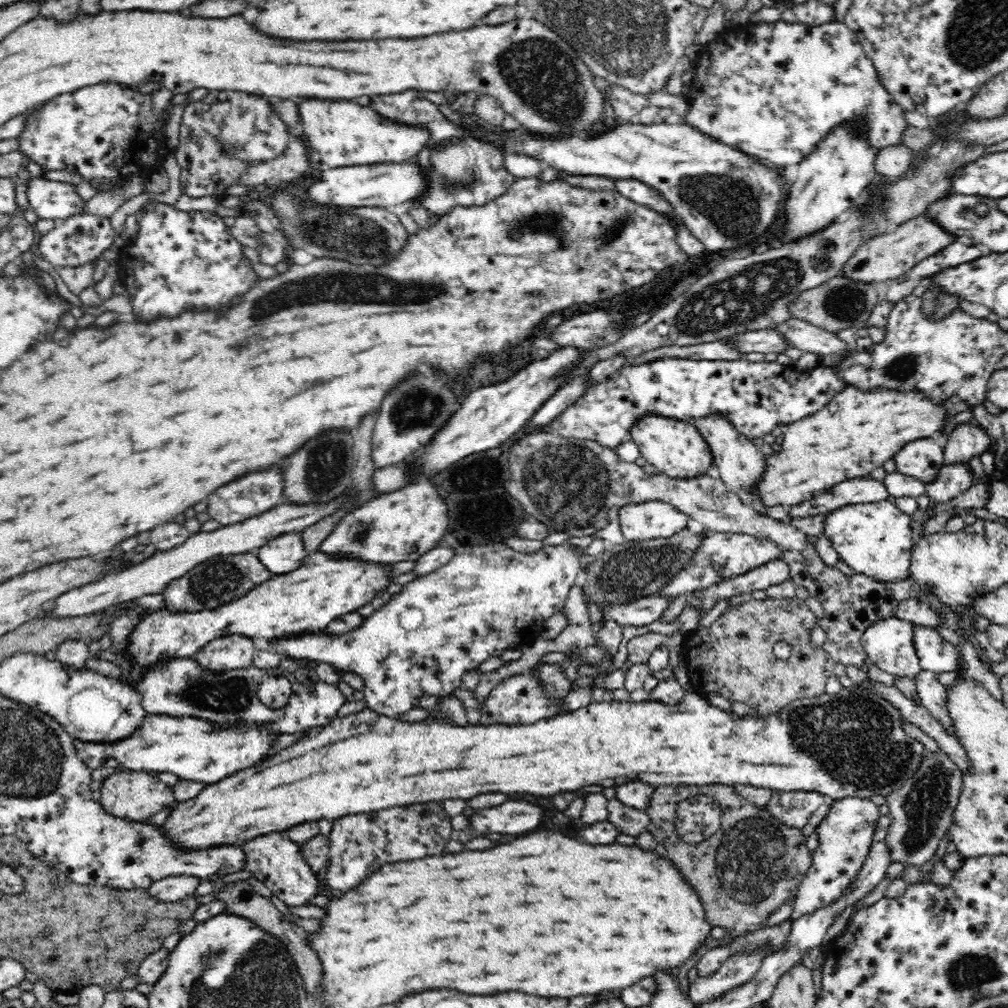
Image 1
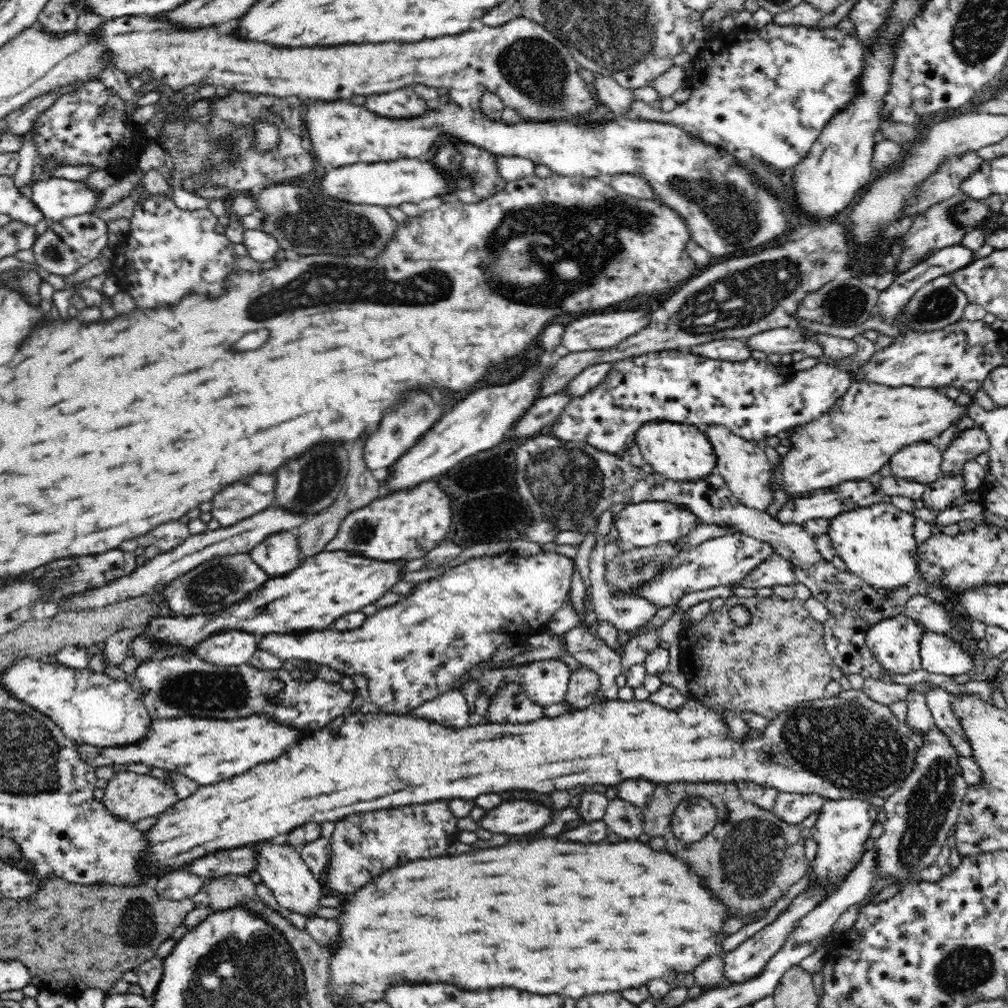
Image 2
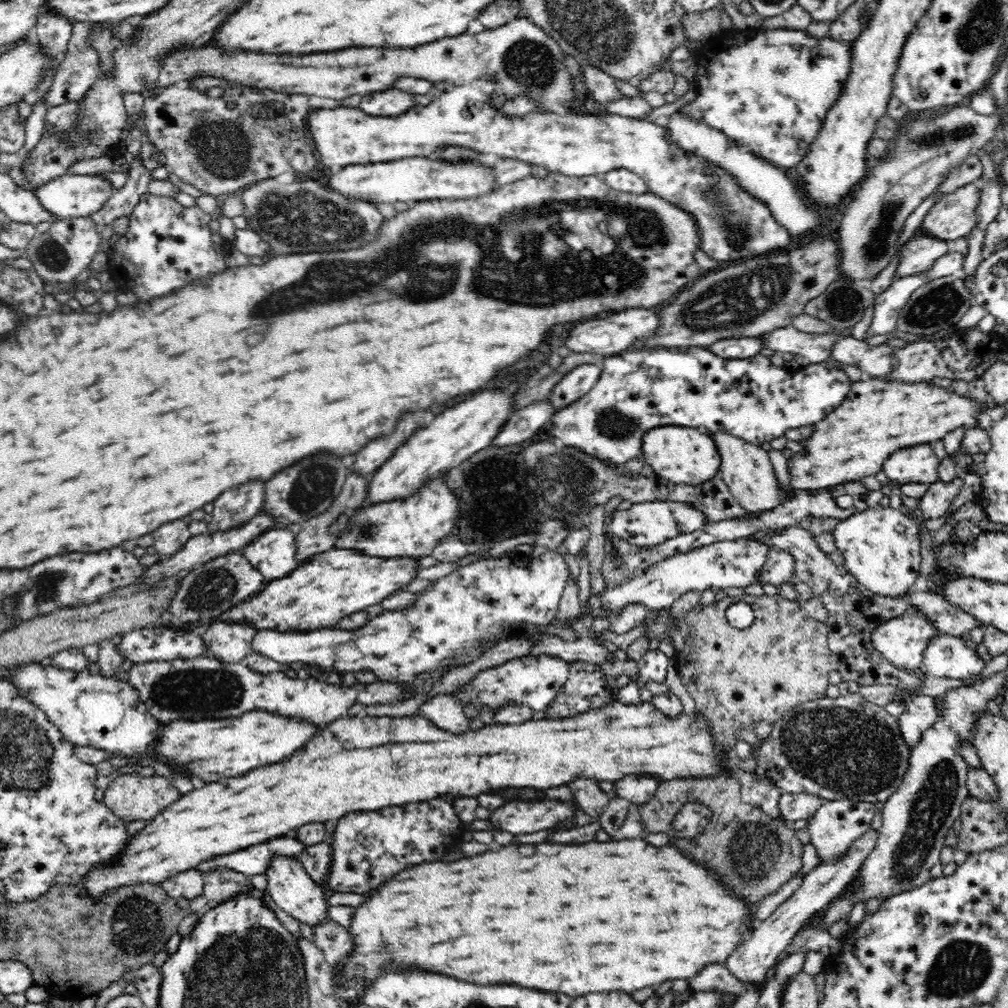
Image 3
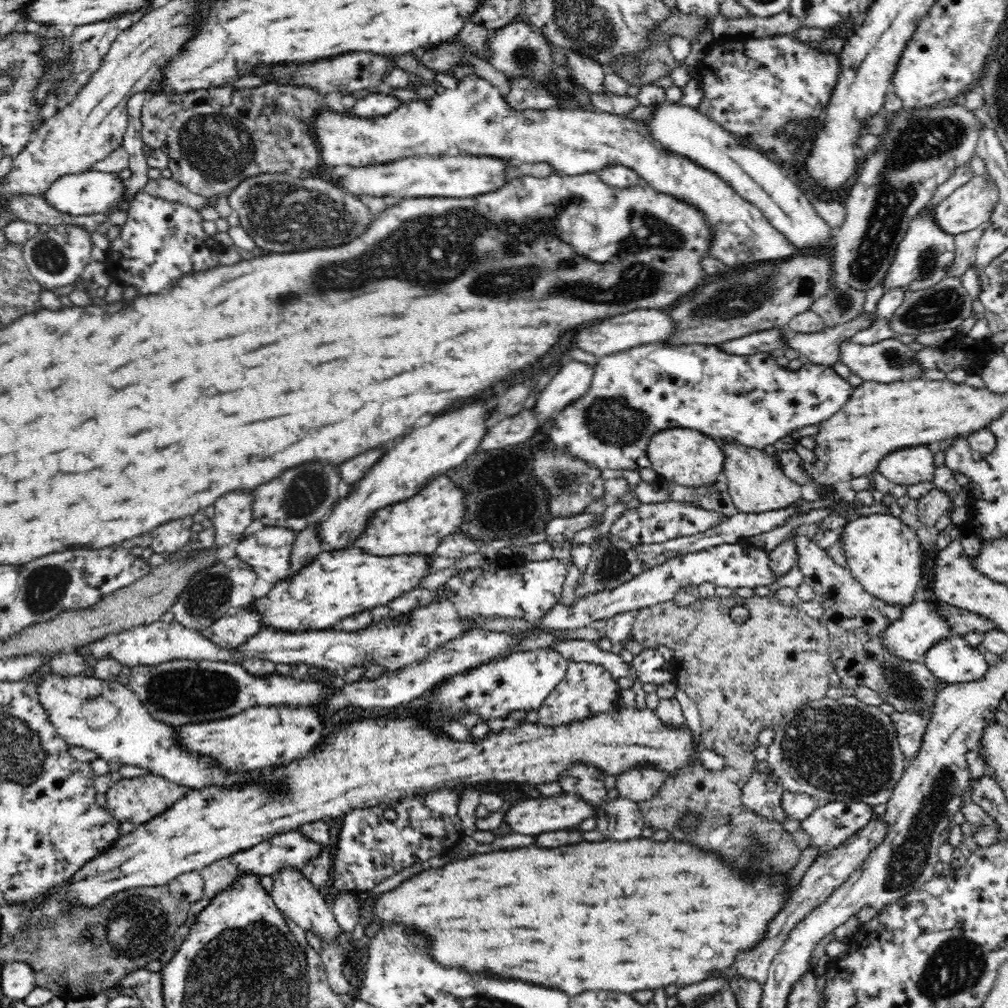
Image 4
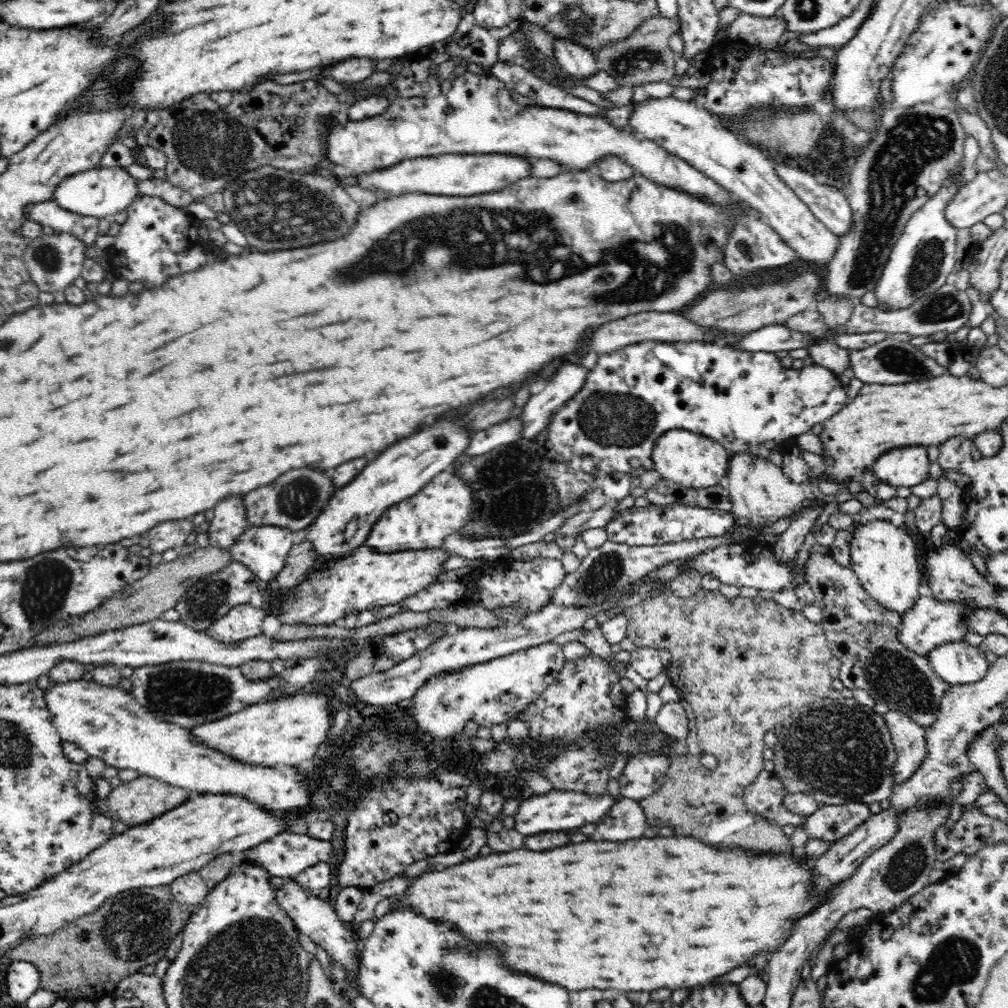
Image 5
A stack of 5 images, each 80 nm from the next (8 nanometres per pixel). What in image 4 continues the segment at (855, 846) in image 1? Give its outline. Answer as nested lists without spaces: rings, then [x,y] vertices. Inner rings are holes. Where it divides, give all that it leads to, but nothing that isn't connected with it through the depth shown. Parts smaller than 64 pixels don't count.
[[[860,801],[822,803],[800,826],[810,834],[811,842],[820,853],[828,853],[854,836],[872,820],[873,805]]]

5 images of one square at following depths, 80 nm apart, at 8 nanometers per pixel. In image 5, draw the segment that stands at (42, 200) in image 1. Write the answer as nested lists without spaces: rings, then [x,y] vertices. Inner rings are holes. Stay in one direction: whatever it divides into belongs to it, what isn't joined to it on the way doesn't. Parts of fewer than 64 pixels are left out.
[[[98,166],[66,177],[56,187],[53,200],[58,206],[70,212],[99,220],[104,217],[111,219],[117,212],[126,210],[140,195],[142,194],[139,192],[138,180],[134,179],[125,168],[121,166],[112,166],[111,168]]]

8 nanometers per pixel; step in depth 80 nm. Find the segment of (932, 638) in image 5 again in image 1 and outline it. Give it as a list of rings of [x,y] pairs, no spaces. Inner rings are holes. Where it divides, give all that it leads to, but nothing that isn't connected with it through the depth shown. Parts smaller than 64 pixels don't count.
[[[890,617],[876,621],[861,634],[861,643],[868,659],[878,668],[898,677],[914,677],[921,671],[919,659],[916,653],[913,632],[915,624],[902,620],[901,618]]]

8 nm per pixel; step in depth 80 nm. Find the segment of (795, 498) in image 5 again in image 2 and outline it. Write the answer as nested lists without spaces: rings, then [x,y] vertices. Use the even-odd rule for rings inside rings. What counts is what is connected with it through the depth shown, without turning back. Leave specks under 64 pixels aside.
[[[706,427],[703,432],[716,452],[716,473],[723,476],[733,495],[744,504],[744,507],[767,512],[774,503],[774,495],[771,487],[773,467],[765,450],[758,448],[756,443],[729,432],[726,427]]]

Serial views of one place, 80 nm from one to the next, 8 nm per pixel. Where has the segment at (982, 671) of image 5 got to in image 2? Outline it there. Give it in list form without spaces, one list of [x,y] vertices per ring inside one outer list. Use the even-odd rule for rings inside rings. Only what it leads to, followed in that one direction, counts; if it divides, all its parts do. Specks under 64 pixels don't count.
[[[926,631],[920,641],[921,665],[932,674],[951,678],[974,672],[974,659],[962,644],[949,636]]]

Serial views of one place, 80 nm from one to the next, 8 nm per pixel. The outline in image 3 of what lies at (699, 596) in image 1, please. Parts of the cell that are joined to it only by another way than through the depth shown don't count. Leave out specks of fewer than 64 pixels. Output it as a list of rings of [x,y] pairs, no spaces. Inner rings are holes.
[[[767,548],[767,559],[760,571],[761,584],[784,584],[795,573],[795,558],[787,551]]]

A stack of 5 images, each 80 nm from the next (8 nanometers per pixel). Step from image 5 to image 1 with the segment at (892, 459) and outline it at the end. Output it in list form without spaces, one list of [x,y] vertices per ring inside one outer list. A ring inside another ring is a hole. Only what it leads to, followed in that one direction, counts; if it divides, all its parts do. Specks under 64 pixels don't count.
[[[932,438],[914,440],[906,444],[894,457],[896,471],[931,483],[943,468],[943,449]]]

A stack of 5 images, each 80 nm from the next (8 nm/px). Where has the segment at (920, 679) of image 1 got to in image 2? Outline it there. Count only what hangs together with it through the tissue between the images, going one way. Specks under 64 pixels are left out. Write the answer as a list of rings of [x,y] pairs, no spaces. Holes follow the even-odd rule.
[[[942,689],[930,690],[925,695],[928,708],[932,711],[935,720],[935,726],[944,731],[960,757],[973,759],[973,748],[963,731],[961,722],[953,713],[950,695]]]

